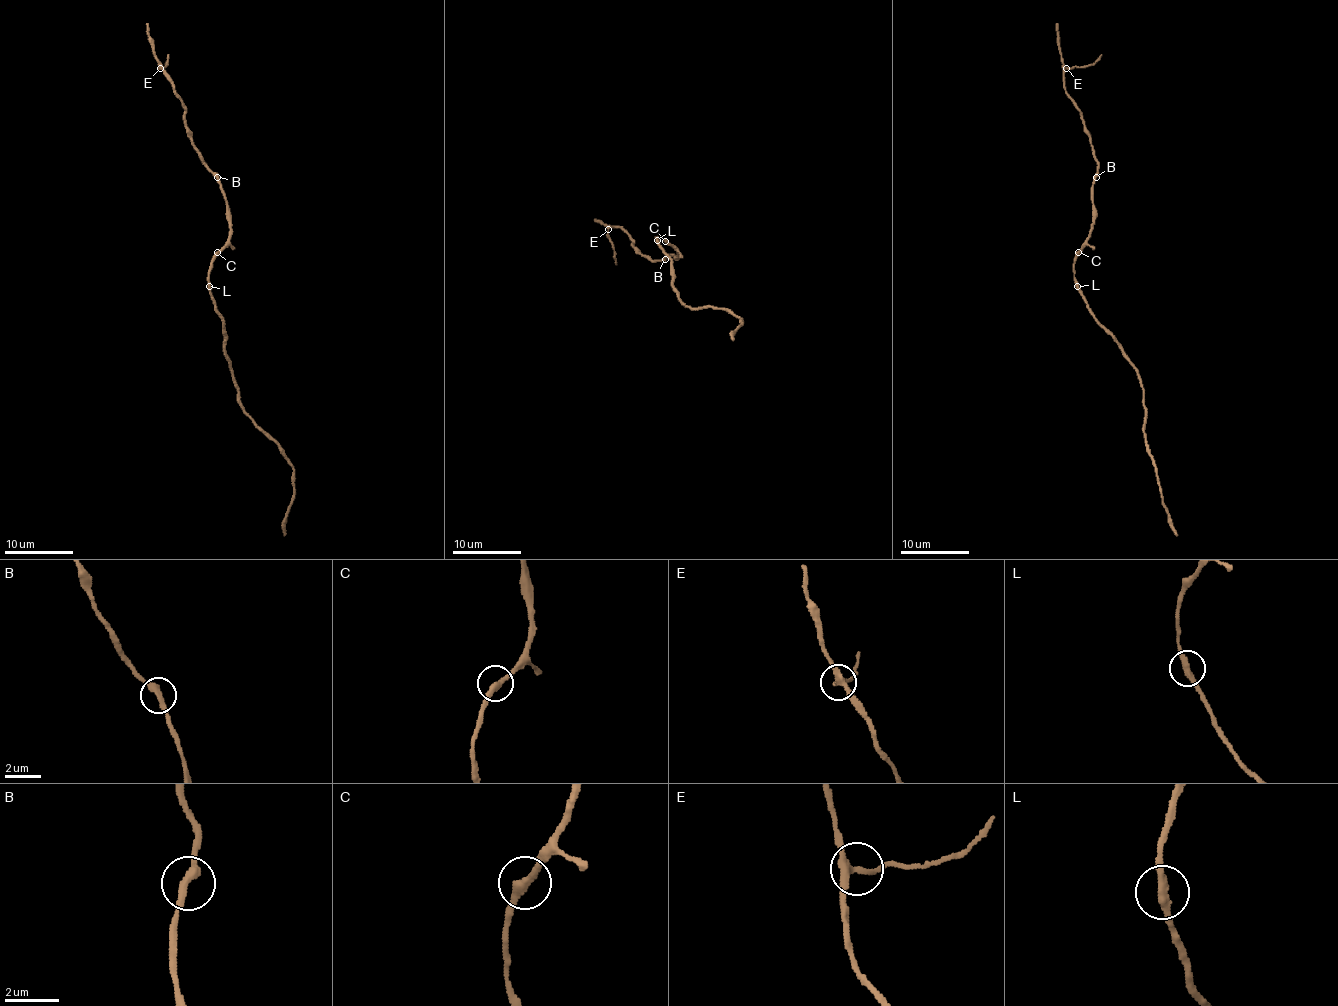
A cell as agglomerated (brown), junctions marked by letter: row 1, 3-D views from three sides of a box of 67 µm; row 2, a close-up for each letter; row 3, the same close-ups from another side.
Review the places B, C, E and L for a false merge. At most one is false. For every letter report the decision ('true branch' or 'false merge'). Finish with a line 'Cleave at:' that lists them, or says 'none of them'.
B: true branch
C: true branch
E: true branch
L: true branch
Cleave at: none of them

